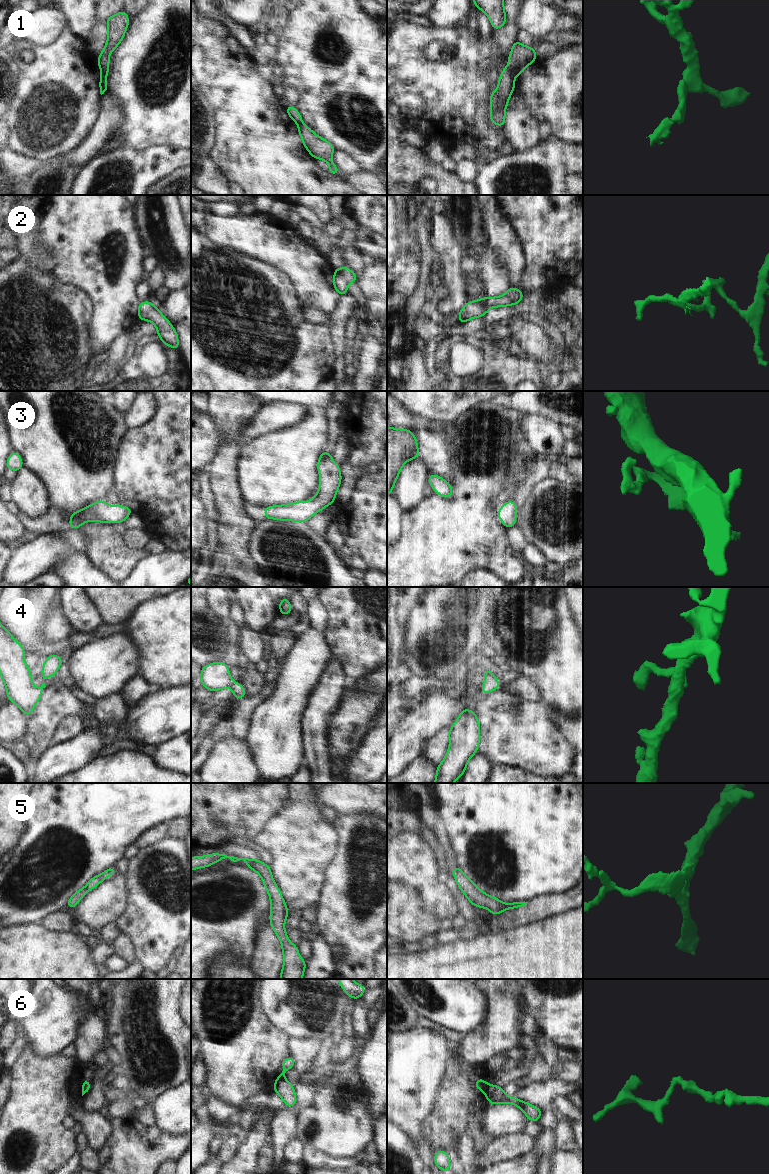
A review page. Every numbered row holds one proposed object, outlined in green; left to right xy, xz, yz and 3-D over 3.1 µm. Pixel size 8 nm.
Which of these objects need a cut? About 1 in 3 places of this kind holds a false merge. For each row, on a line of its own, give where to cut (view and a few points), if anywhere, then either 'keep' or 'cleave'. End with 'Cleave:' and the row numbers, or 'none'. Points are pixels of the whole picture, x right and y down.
1: cut in yz along (507, 67), (513, 75); cleave
2: no cut; keep
3: no cut; keep
4: no cut; keep
5: no cut; keep
6: cut in yz along (488, 1085), (484, 1092); cleave
Cleave: 1, 6

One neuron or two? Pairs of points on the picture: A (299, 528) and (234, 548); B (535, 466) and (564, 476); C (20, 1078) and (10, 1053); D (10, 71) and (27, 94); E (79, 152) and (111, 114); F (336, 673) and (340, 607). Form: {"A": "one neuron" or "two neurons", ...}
{"A": "two neurons", "B": "two neurons", "C": "two neurons", "D": "two neurons", "E": "one neuron", "F": "two neurons"}

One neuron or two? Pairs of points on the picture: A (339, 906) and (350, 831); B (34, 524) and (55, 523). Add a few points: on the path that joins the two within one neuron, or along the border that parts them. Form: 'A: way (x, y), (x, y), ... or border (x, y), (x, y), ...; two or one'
A: way (350, 887), (350, 850); one
B: way (39, 524), (50, 523); one

